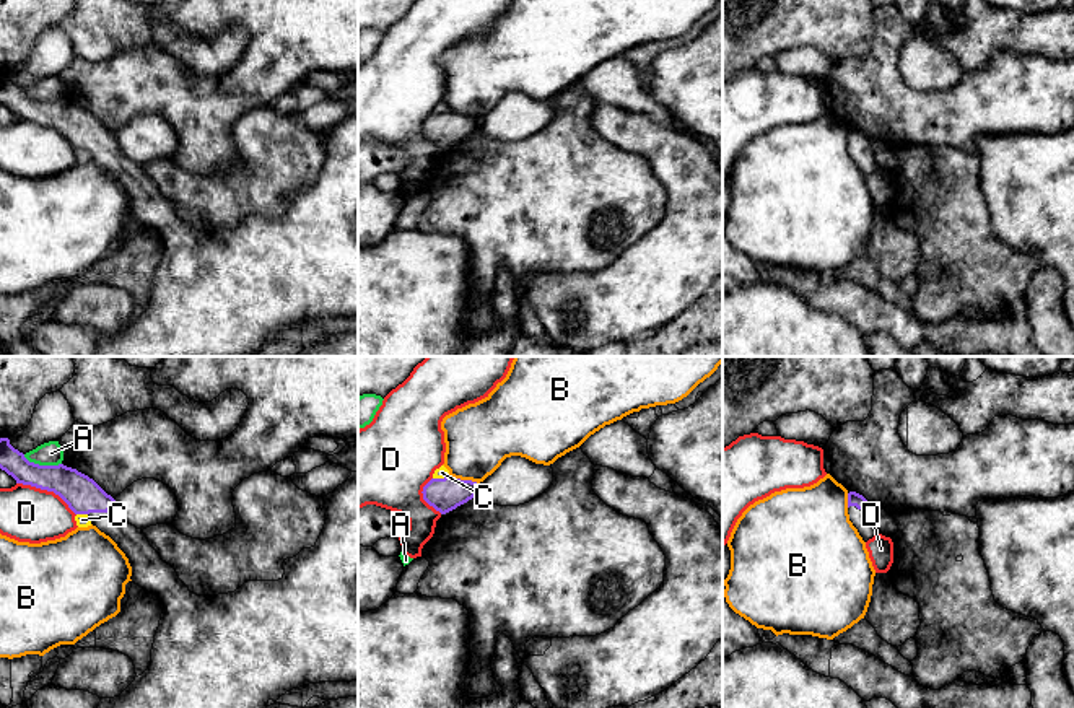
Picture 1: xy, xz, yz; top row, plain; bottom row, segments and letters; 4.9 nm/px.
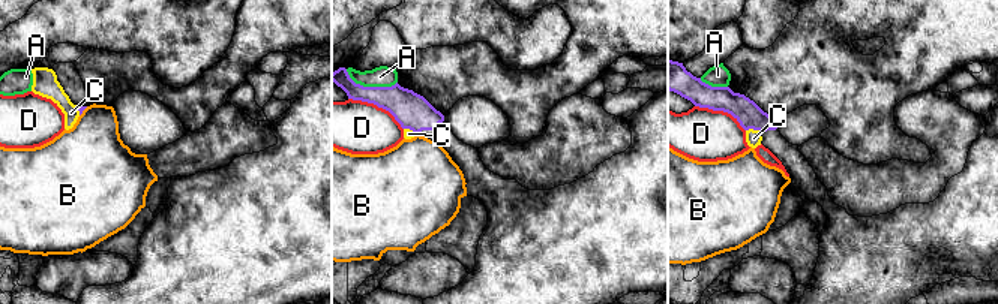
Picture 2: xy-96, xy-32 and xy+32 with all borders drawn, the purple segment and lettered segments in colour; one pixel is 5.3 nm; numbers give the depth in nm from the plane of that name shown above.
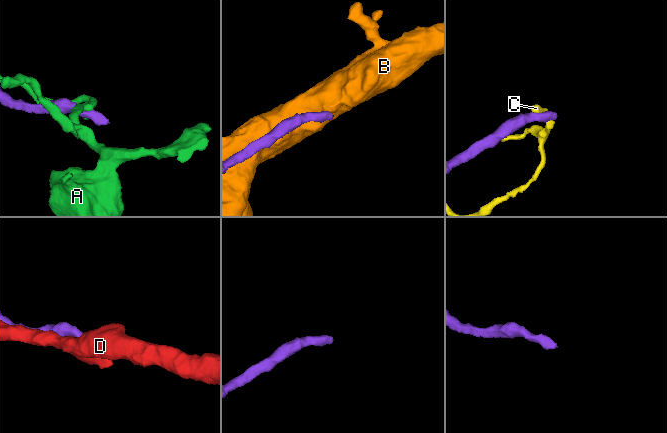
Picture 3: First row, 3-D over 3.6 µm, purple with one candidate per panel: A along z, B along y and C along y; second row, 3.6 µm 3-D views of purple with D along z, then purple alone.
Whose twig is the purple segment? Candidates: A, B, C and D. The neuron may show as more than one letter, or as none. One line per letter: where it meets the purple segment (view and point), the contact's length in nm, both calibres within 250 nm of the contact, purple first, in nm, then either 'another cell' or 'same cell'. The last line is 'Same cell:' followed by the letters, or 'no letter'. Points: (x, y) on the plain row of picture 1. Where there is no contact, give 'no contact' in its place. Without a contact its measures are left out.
A: xy (43, 101) | 200 nm | 180/120 nm | another cell
B: xz (464, 116) | 150 nm | 160/340 nm | another cell
C: xy (82, 148) | 60 nm | 180/60 nm | another cell
D: xy (48, 126) | 340 nm | 180/280 nm | another cell
Same cell: no letter

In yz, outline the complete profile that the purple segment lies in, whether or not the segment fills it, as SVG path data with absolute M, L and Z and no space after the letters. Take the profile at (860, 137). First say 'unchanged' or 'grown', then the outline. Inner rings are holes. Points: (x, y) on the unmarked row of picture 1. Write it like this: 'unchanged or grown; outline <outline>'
grown; outline M848 129L848 150L864 177L877 169L877 160L872 153L872 140L859 129Z

